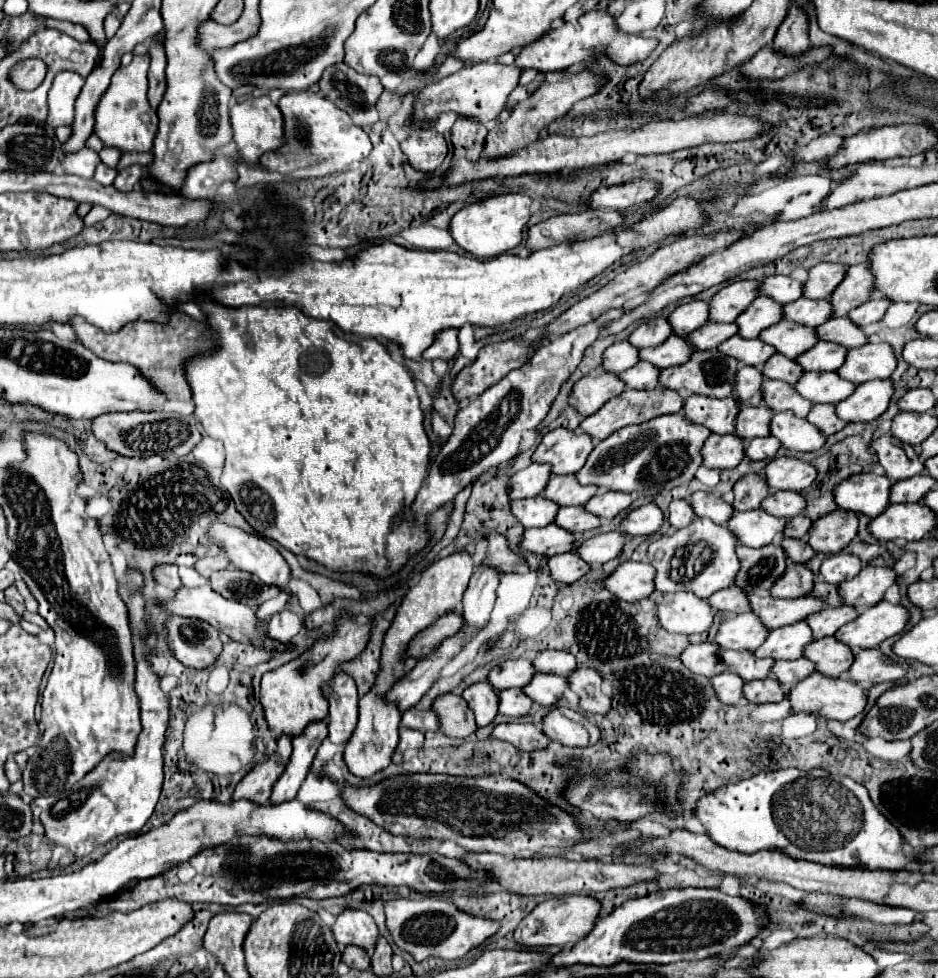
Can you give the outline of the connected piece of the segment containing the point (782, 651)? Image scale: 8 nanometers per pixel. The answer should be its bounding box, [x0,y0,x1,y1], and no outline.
[753,622,811,660]

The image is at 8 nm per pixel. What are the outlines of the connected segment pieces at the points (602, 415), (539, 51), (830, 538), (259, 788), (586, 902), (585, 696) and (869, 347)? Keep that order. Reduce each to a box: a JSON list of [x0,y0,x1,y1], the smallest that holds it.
[[579,388,683,442],[515,12,657,72],[807,510,857,554],[233,736,291,804],[512,894,601,948],[567,666,611,714],[835,342,897,384]]

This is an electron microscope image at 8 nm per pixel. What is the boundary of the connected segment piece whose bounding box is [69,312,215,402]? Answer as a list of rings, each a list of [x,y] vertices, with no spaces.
[[[171,312],[167,324],[137,320],[137,322],[131,322],[129,326],[121,328],[115,334],[105,334],[99,328],[85,322],[83,318],[73,318],[73,322],[69,322],[69,324],[73,326],[79,342],[85,348],[93,350],[99,358],[105,358],[111,362],[129,362],[131,366],[135,366],[137,370],[147,374],[149,382],[153,382],[153,386],[159,386],[157,390],[161,390],[167,398],[183,400],[183,402],[191,400],[191,388],[185,382],[183,364],[197,350],[195,340],[201,340],[203,352],[209,352],[215,346],[215,340],[207,334],[207,328],[203,326],[203,322],[193,320],[185,312]]]

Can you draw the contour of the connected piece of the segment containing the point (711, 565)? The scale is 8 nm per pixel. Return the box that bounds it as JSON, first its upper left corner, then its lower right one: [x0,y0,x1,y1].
[647,518,739,600]

